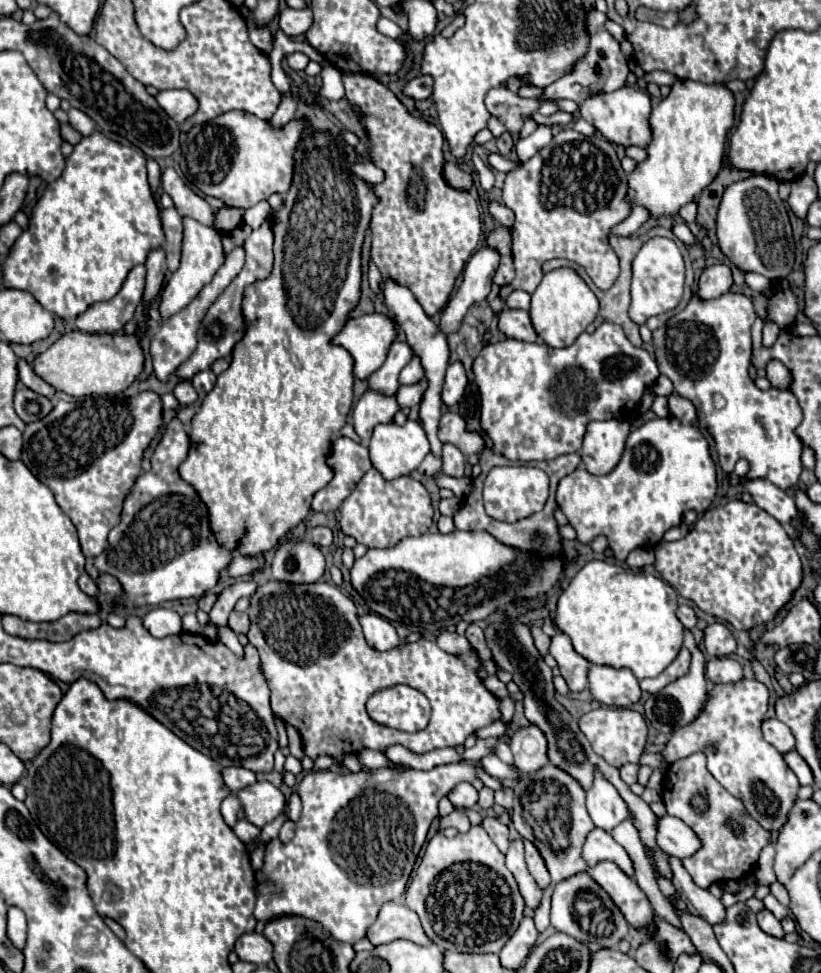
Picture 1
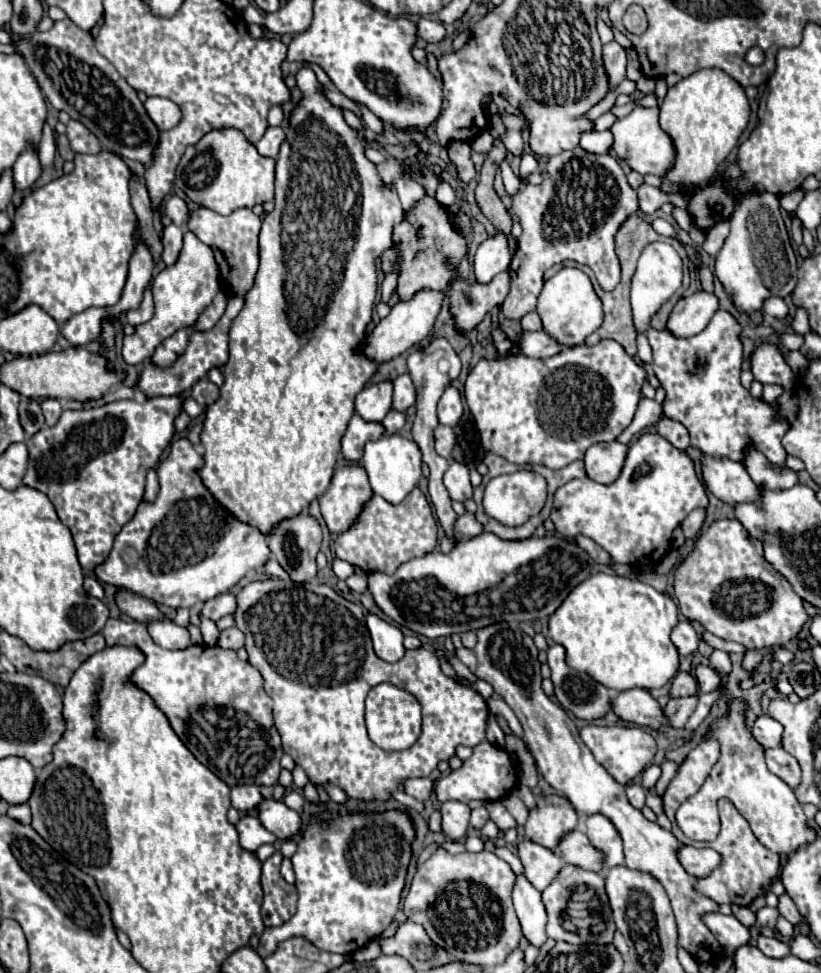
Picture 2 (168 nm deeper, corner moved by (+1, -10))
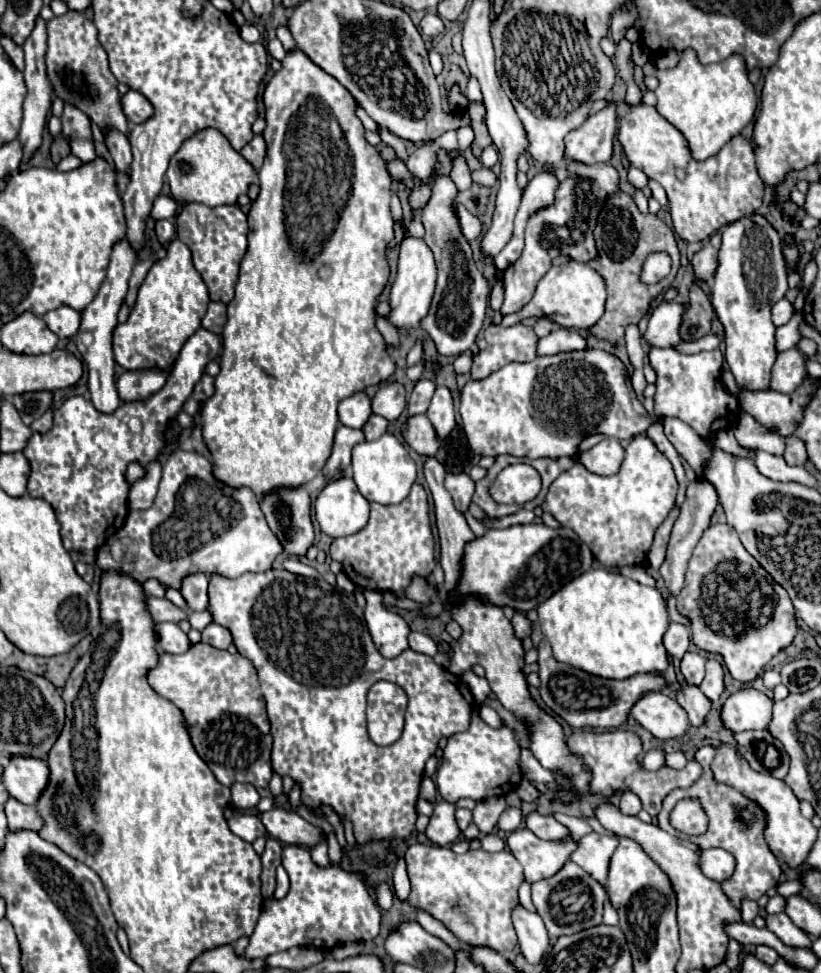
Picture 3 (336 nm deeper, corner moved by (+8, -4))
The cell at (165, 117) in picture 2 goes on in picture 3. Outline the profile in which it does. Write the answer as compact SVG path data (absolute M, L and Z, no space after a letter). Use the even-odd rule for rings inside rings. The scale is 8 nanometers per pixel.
M128 91L124 97L122 97L122 103L124 103L124 113L128 115L128 121L132 121L134 125L136 123L144 123L146 119L150 119L154 115L154 107L152 103L138 91Z

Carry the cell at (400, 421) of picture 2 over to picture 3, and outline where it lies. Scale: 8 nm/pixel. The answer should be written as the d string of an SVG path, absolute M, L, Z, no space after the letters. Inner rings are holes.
M372 415L372 417L364 423L362 431L364 431L364 435L366 435L368 441L374 441L374 439L378 439L380 435L386 433L386 427L388 427L388 419L384 419L382 415Z

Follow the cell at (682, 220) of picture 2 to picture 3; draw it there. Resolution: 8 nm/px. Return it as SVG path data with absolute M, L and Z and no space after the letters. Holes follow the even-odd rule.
M650 179L650 181L648 181L648 187L652 189L652 197L654 197L662 207L666 207L666 205L668 205L668 197L666 197L666 191L662 189L662 185Z

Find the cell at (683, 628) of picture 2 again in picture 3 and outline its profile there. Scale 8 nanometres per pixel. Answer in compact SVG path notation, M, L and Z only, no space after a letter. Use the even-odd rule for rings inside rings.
M670 623L668 631L664 635L666 651L672 657L680 659L688 651L688 645L690 645L690 631L684 625L680 625L680 623Z

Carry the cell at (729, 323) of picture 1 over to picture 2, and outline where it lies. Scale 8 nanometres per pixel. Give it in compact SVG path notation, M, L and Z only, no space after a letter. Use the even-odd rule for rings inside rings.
M717 311L709 325L689 339L675 339L667 331L647 331L653 349L653 371L661 381L667 397L663 403L665 417L679 421L691 435L691 445L703 453L743 461L745 447L755 445L773 465L785 465L785 449L781 439L789 425L779 421L775 411L749 395L741 385L741 325L725 311Z

